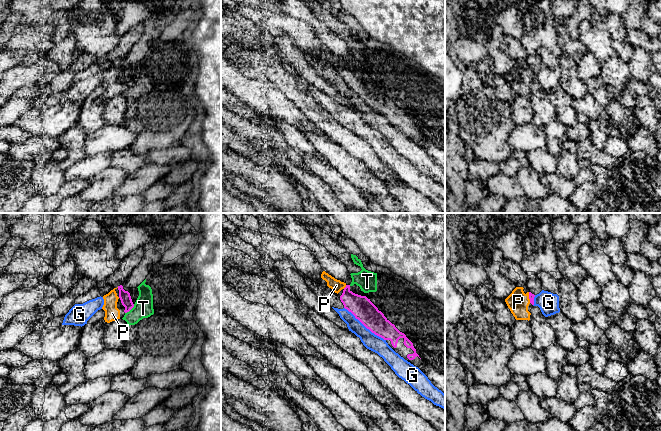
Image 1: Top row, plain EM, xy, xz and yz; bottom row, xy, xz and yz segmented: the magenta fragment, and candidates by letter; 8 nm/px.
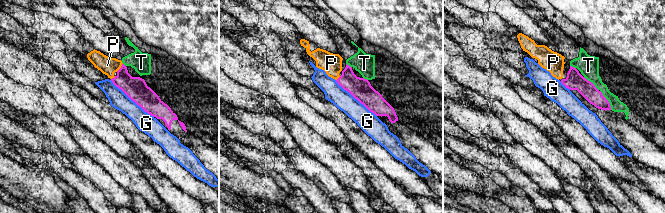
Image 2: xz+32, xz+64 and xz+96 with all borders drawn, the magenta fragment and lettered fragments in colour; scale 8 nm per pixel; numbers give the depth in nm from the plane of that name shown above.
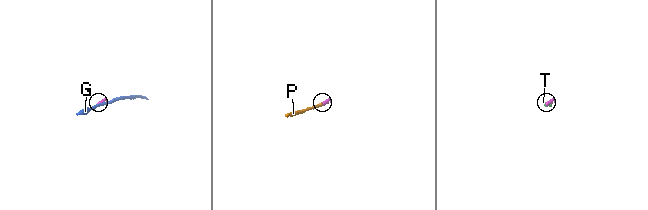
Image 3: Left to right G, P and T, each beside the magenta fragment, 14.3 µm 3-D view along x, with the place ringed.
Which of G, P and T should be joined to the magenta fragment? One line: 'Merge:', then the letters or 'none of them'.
Merge: P

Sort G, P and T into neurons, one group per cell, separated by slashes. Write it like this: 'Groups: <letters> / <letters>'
Groups: G / P / T

